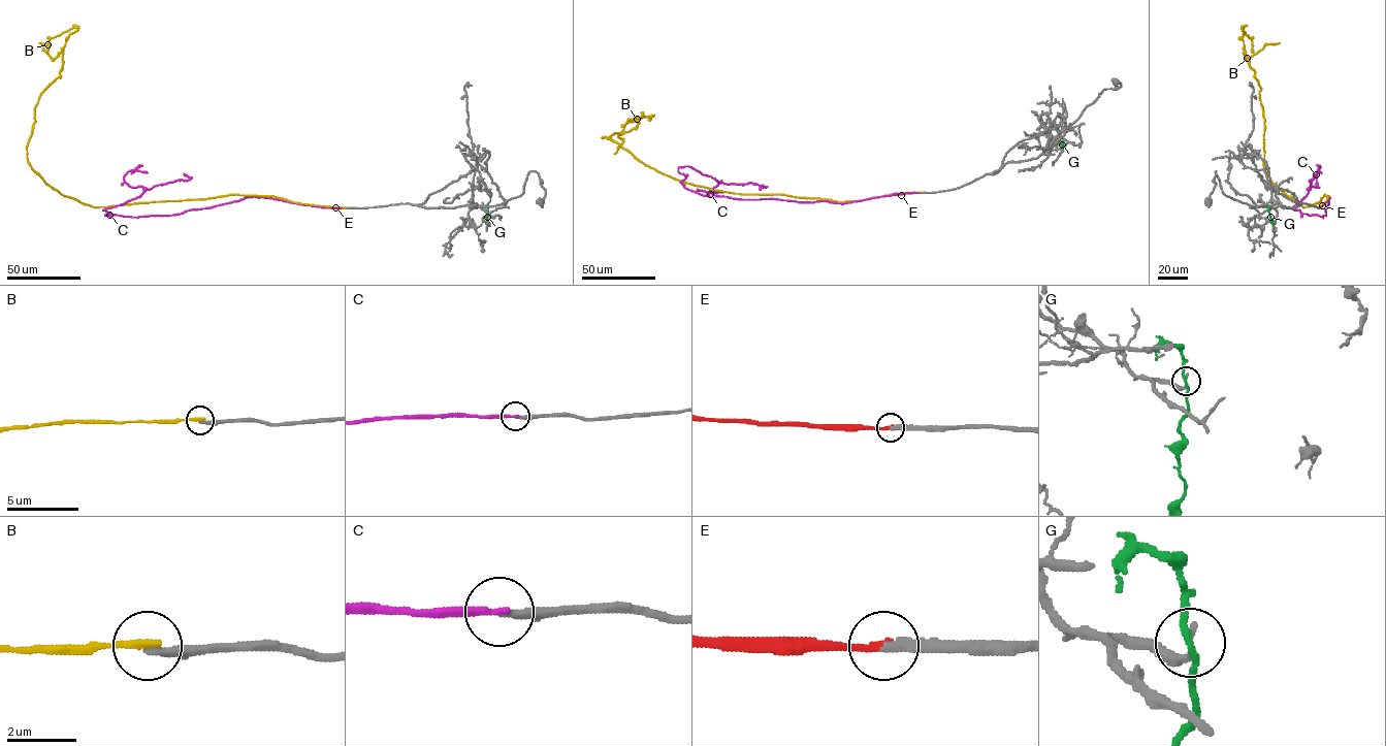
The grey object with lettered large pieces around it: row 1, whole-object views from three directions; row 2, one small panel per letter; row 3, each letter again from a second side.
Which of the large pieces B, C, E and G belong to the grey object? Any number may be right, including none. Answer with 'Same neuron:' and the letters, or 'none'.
Same neuron: E

